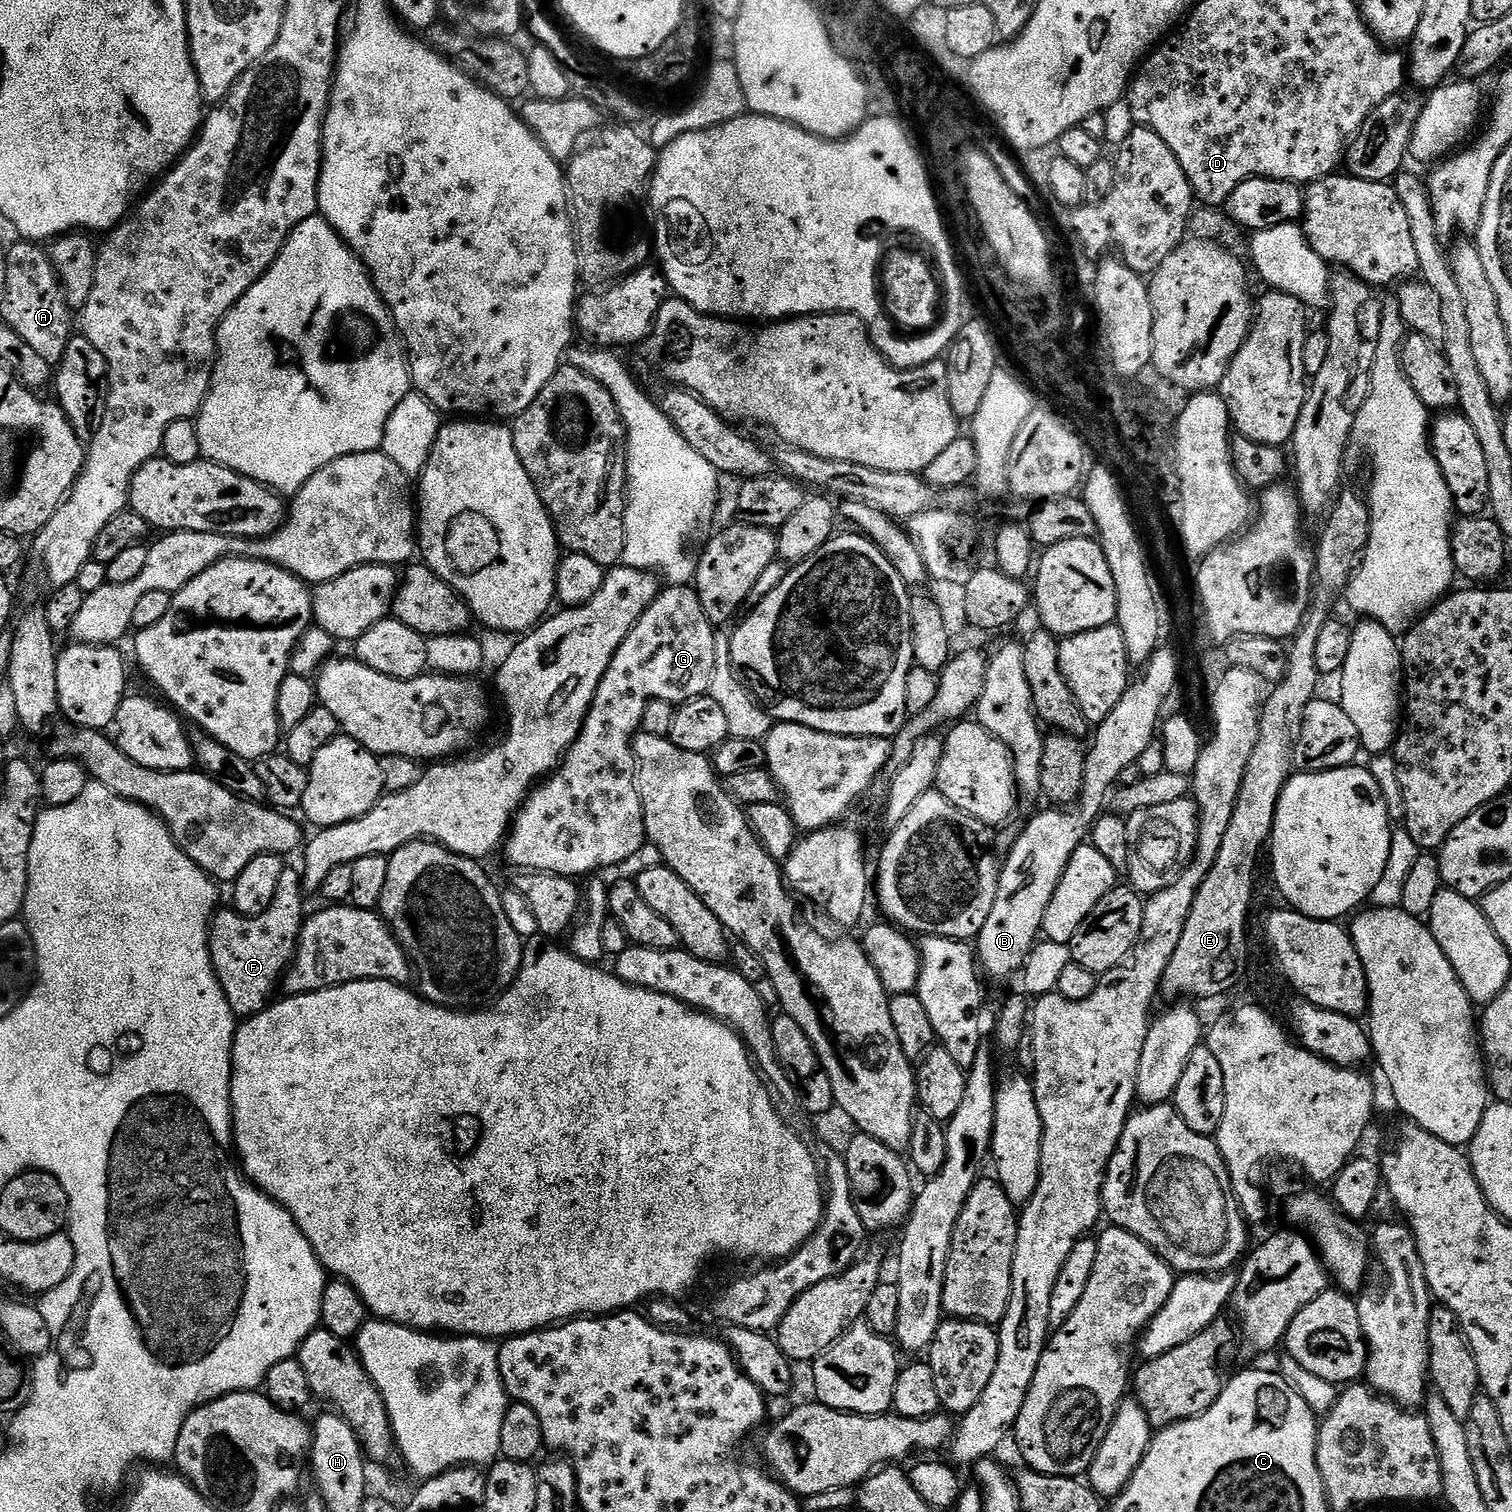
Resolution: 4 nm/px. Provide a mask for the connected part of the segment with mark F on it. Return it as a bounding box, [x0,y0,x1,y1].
[208,866,306,1017]

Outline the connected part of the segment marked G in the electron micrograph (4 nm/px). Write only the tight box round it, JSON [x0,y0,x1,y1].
[502,586,716,878]

